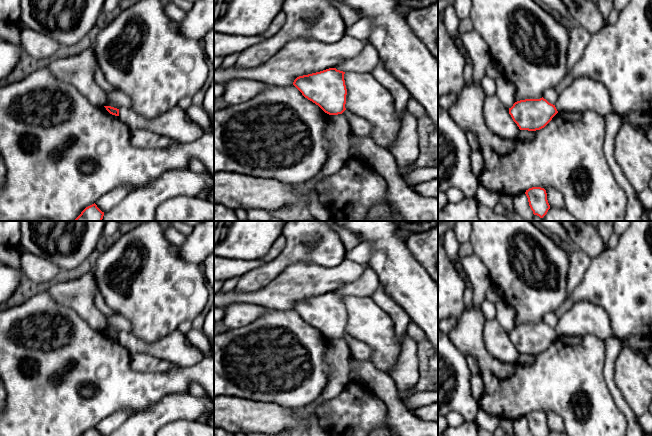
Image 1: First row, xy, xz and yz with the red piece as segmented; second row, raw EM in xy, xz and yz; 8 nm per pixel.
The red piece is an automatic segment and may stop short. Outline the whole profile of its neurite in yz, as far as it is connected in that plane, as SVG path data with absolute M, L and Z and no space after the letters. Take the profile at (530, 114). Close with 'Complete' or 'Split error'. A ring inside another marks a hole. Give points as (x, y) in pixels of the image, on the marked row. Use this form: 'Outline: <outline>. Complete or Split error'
Outline: M543 97L517 101L509 114L520 130L536 131L544 128L558 113L555 105Z. Complete

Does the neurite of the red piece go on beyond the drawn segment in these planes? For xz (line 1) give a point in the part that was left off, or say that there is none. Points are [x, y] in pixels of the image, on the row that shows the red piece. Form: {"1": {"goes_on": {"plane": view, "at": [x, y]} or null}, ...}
{"1": {"goes_on": null}}

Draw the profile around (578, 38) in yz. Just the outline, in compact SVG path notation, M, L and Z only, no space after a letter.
M573 23L568 31L567 66L569 70L580 60L590 38L591 35L587 30Z

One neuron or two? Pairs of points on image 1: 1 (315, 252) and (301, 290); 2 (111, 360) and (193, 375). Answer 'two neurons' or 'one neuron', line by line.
1: two neurons
2: one neuron

